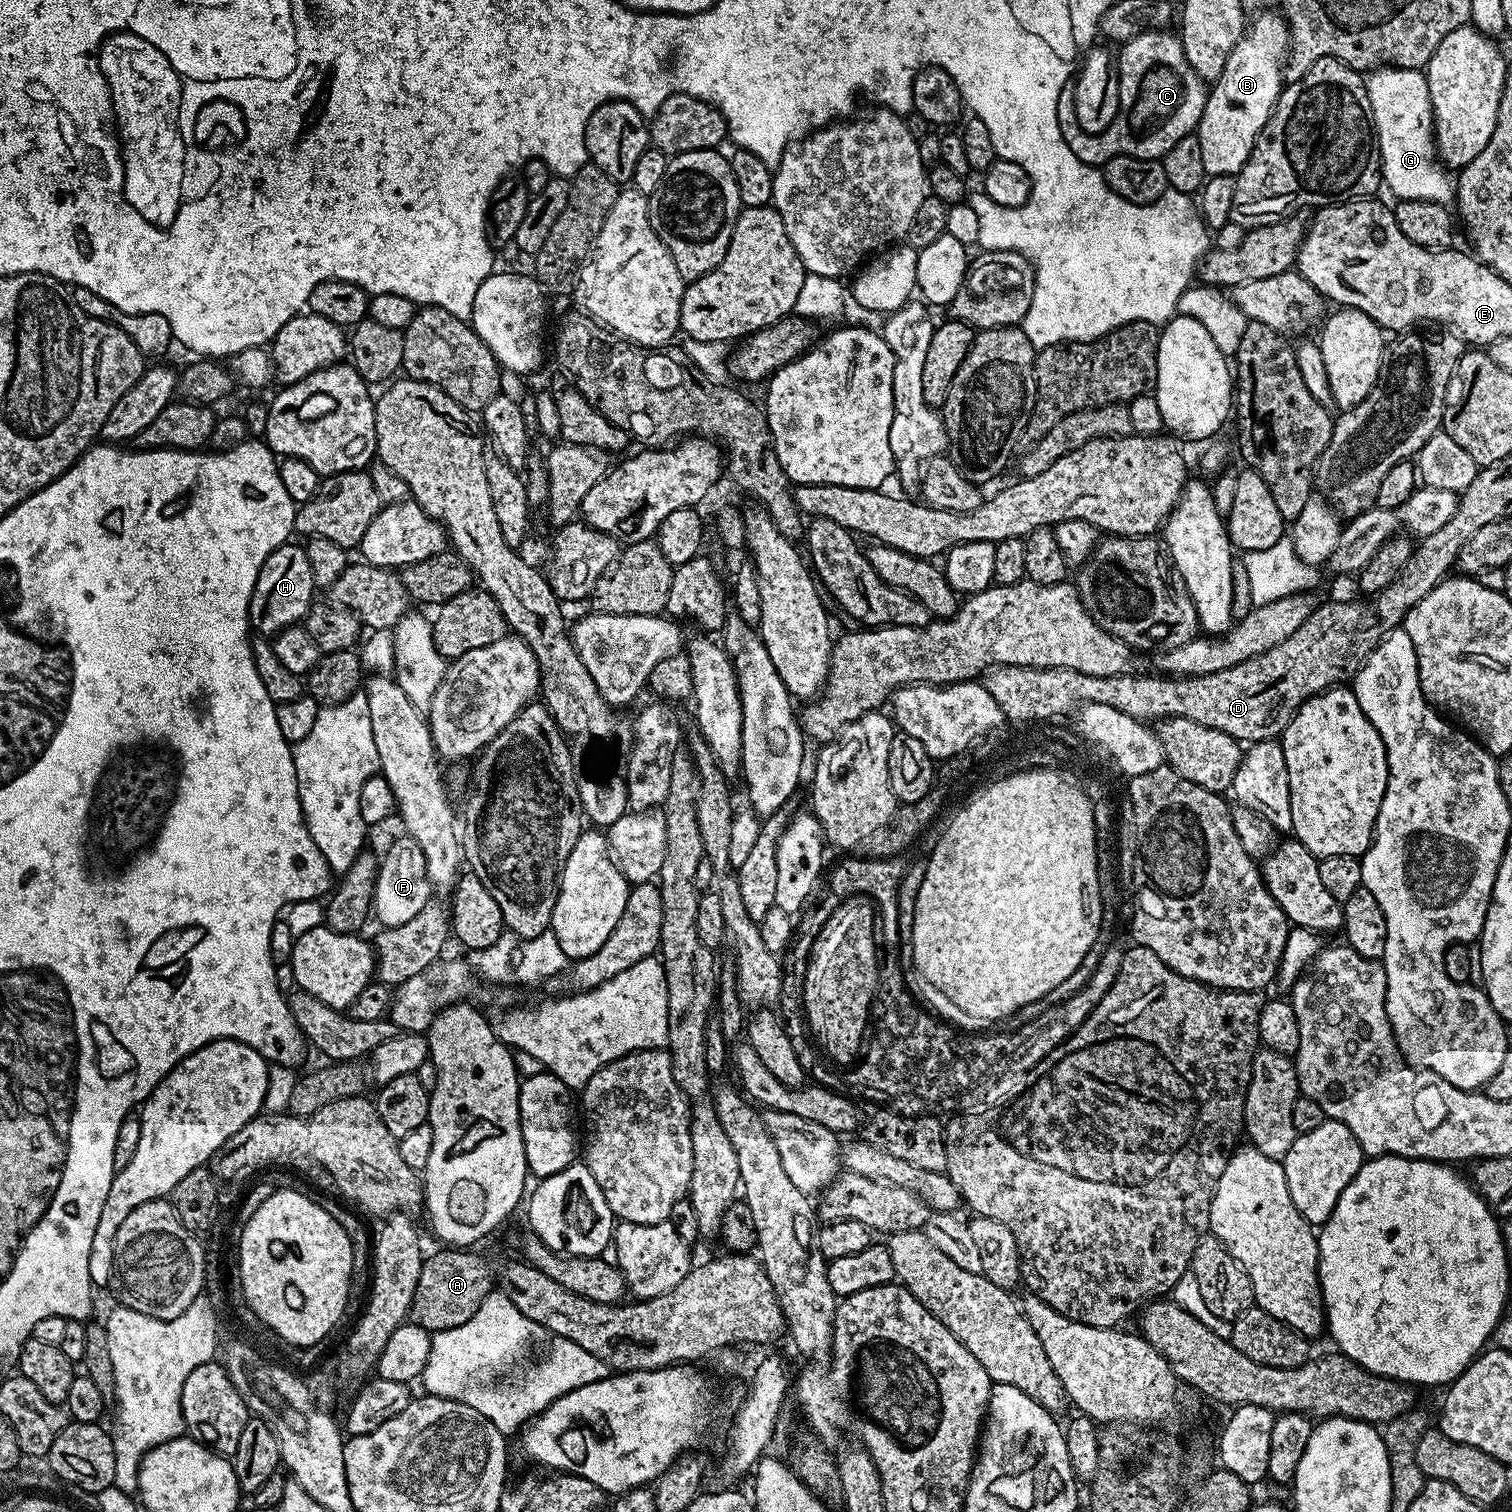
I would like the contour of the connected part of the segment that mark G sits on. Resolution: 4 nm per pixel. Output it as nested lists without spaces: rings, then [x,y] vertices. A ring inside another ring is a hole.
[[[1380,66],[1366,76],[1372,126],[1386,188],[1401,200],[1433,200],[1447,205],[1454,196],[1454,180],[1438,159],[1427,75],[1414,68]]]

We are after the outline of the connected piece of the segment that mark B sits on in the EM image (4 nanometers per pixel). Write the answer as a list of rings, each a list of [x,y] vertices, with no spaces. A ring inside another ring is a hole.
[[[1275,11],[1264,12],[1256,21],[1249,23],[1246,28],[1246,34],[1241,36],[1238,46],[1234,46],[1234,50],[1230,54],[1230,58],[1226,60],[1226,70],[1222,70],[1222,74],[1211,85],[1208,93],[1208,101],[1206,106],[1202,110],[1202,118],[1200,119],[1200,125],[1196,128],[1195,136],[1202,142],[1202,166],[1205,173],[1208,176],[1235,176],[1236,173],[1242,170],[1242,166],[1250,158],[1252,153],[1252,147],[1254,142],[1258,138],[1258,134],[1266,126],[1266,122],[1272,119],[1272,109],[1276,107],[1276,100],[1280,96],[1282,91],[1282,65],[1286,59],[1286,53],[1290,47],[1290,41],[1288,38],[1288,26],[1283,15],[1277,14]]]

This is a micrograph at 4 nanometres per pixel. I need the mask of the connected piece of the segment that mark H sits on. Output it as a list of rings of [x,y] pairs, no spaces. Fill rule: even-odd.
[[[295,542],[278,546],[278,550],[274,550],[270,558],[266,558],[258,574],[258,582],[254,586],[254,594],[248,607],[251,627],[259,635],[272,638],[284,628],[299,625],[312,609],[312,592],[316,591],[316,583],[310,574],[310,558],[306,558],[304,547],[299,543],[296,545]]]

